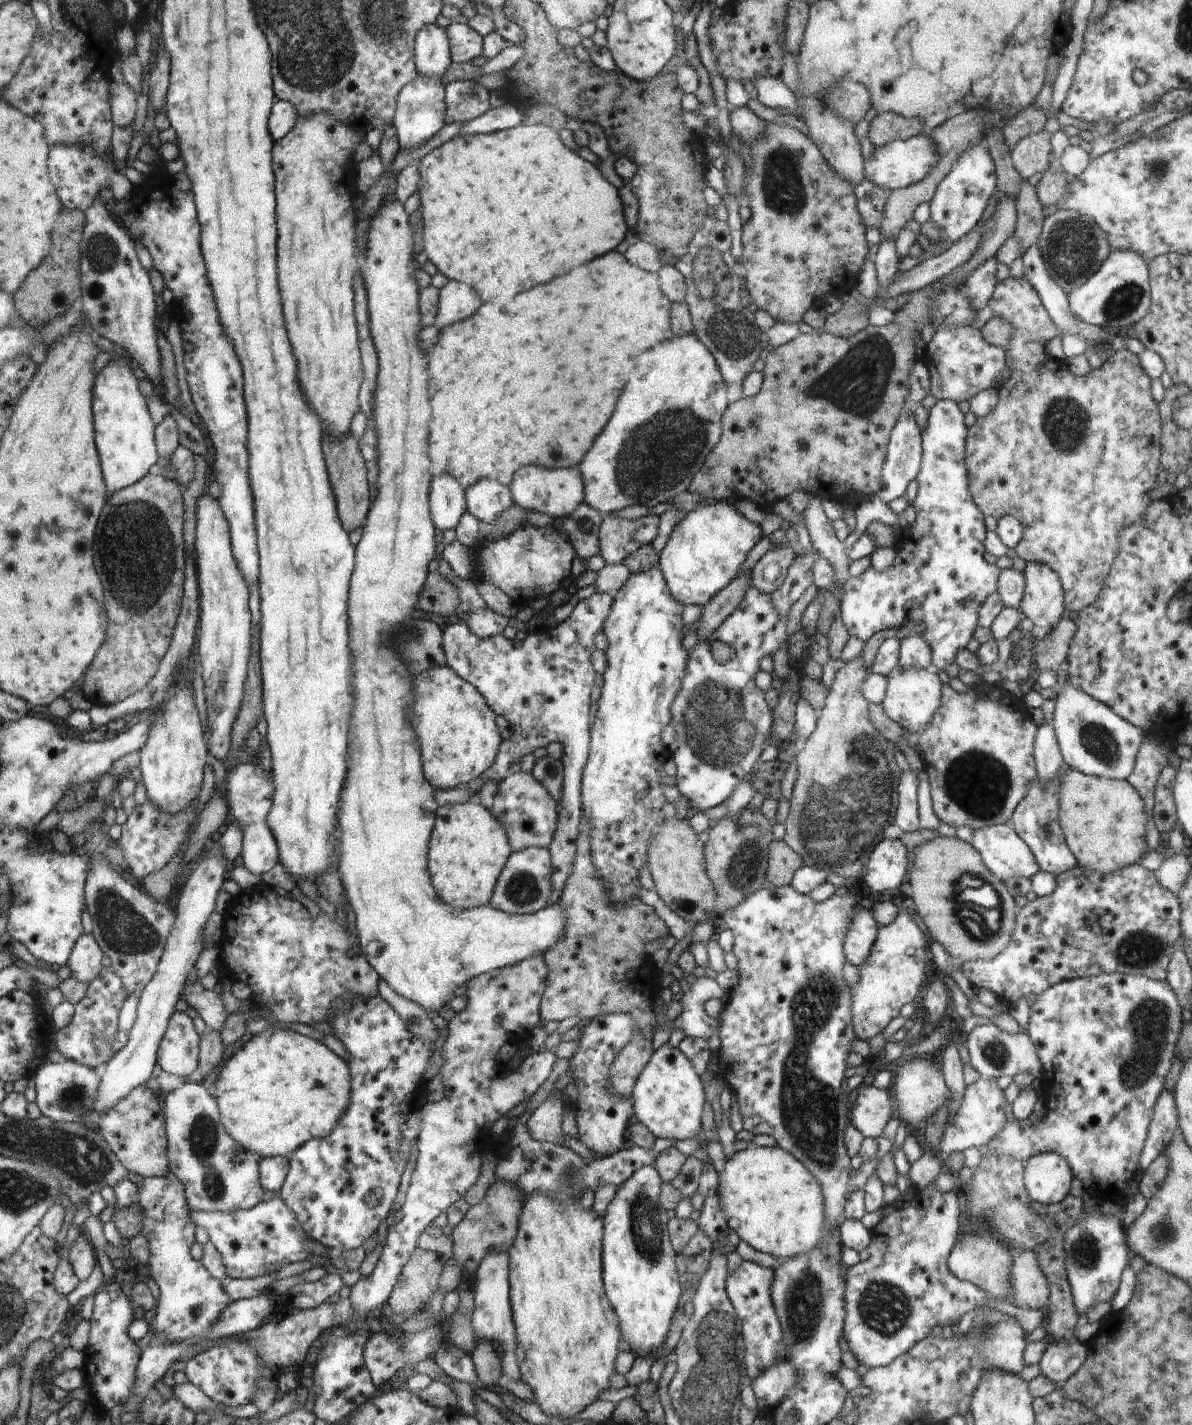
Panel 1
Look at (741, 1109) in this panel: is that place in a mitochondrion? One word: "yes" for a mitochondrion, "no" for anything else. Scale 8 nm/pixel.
no

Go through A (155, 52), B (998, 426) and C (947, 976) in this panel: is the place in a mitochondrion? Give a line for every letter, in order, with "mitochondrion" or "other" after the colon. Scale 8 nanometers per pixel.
A: other
B: other
C: other

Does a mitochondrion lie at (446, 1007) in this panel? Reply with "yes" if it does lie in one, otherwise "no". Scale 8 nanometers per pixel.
no

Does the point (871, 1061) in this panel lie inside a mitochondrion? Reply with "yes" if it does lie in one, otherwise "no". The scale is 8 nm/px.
no

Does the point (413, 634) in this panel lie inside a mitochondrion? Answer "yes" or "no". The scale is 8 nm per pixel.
yes

